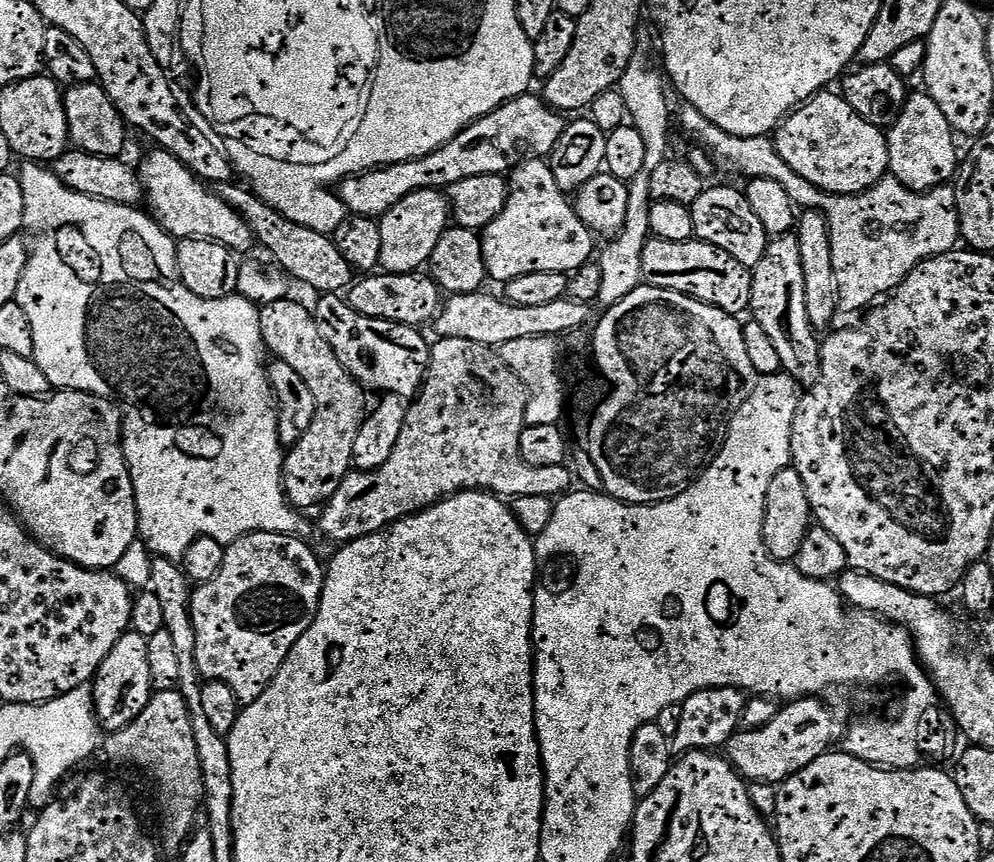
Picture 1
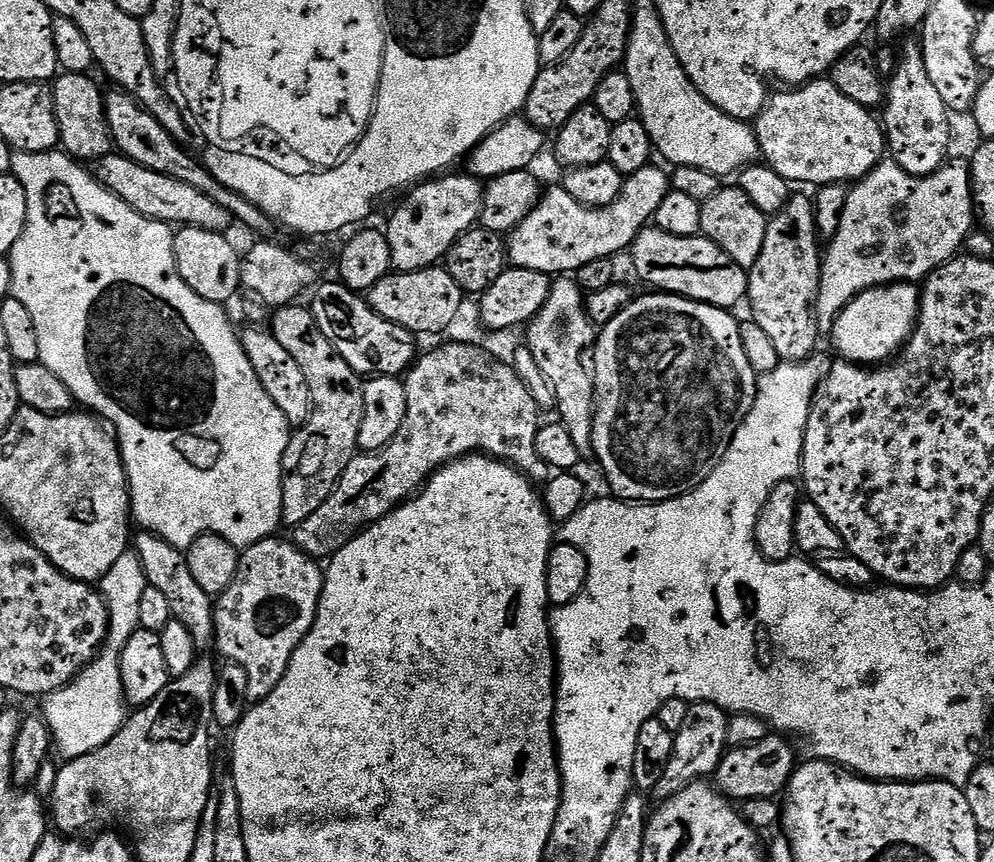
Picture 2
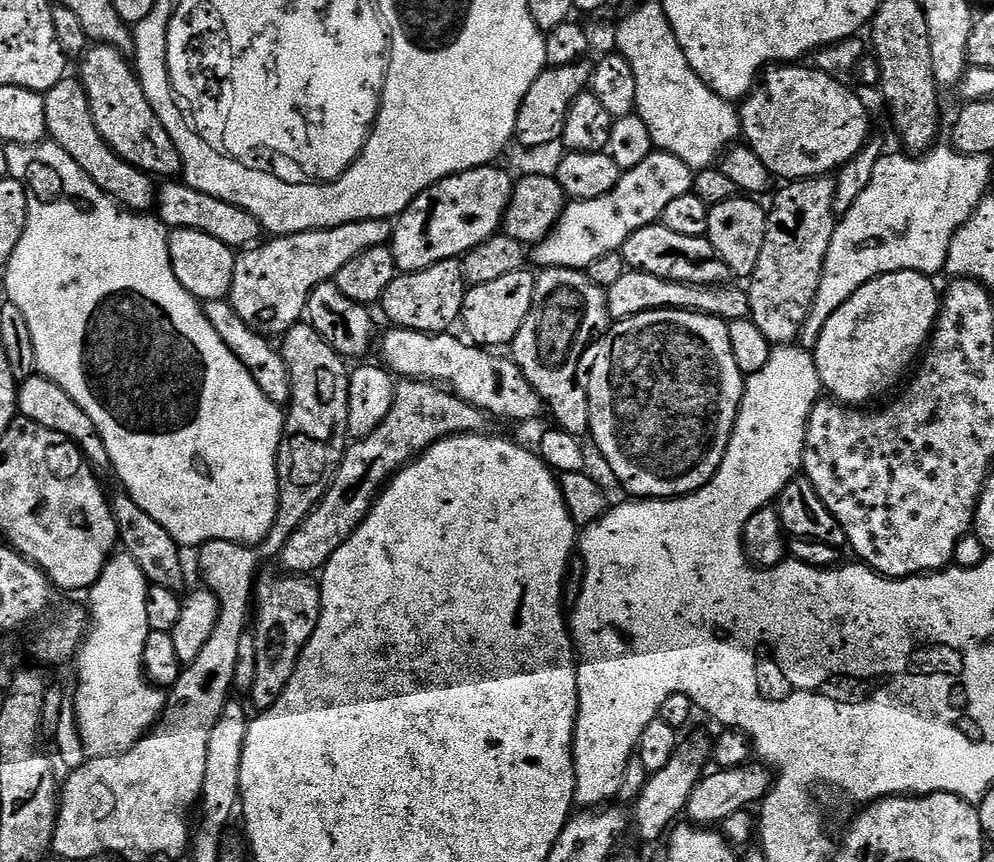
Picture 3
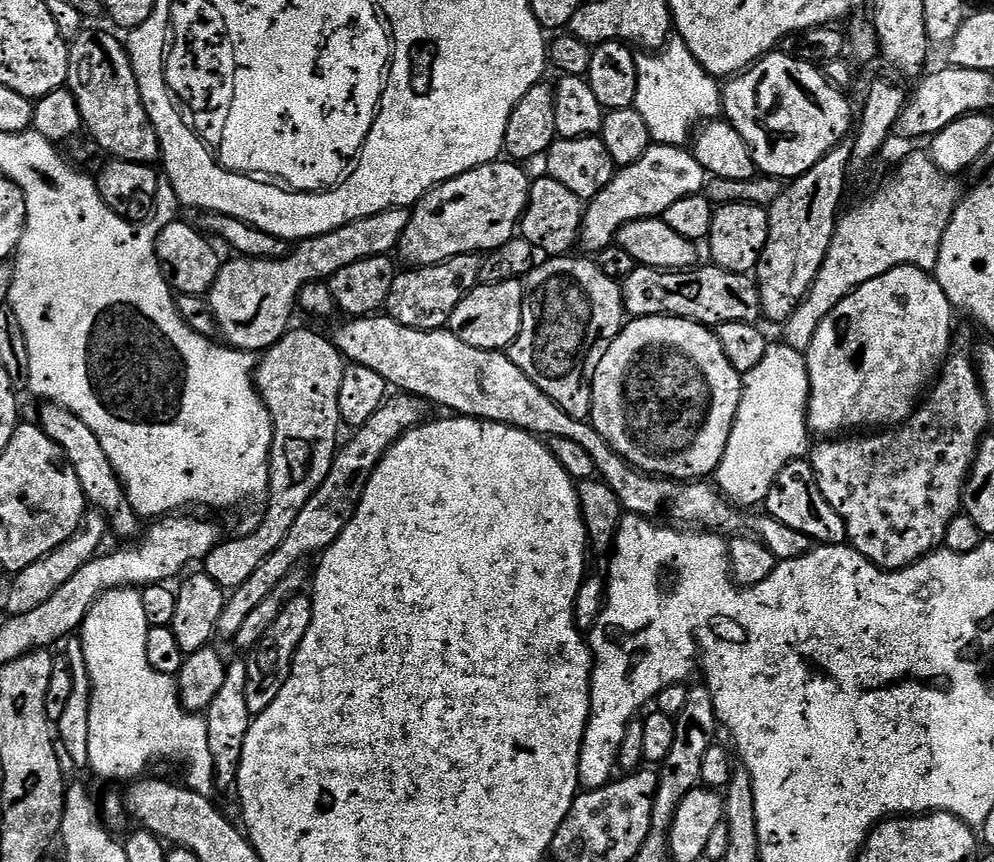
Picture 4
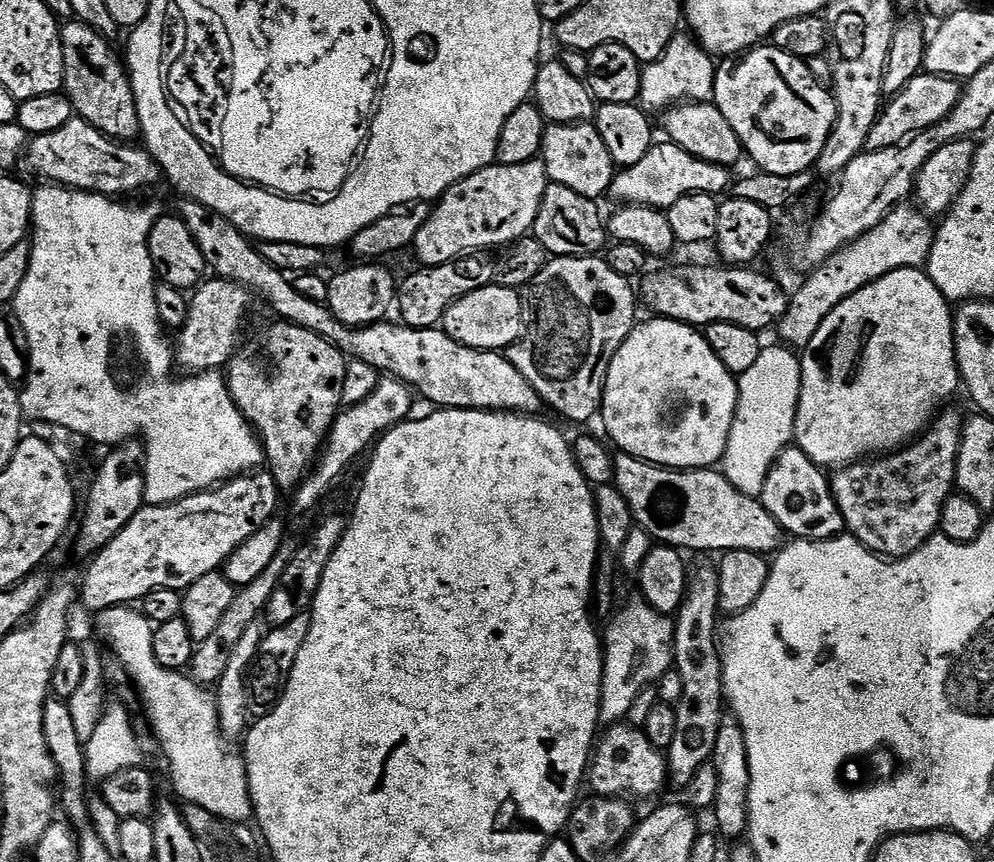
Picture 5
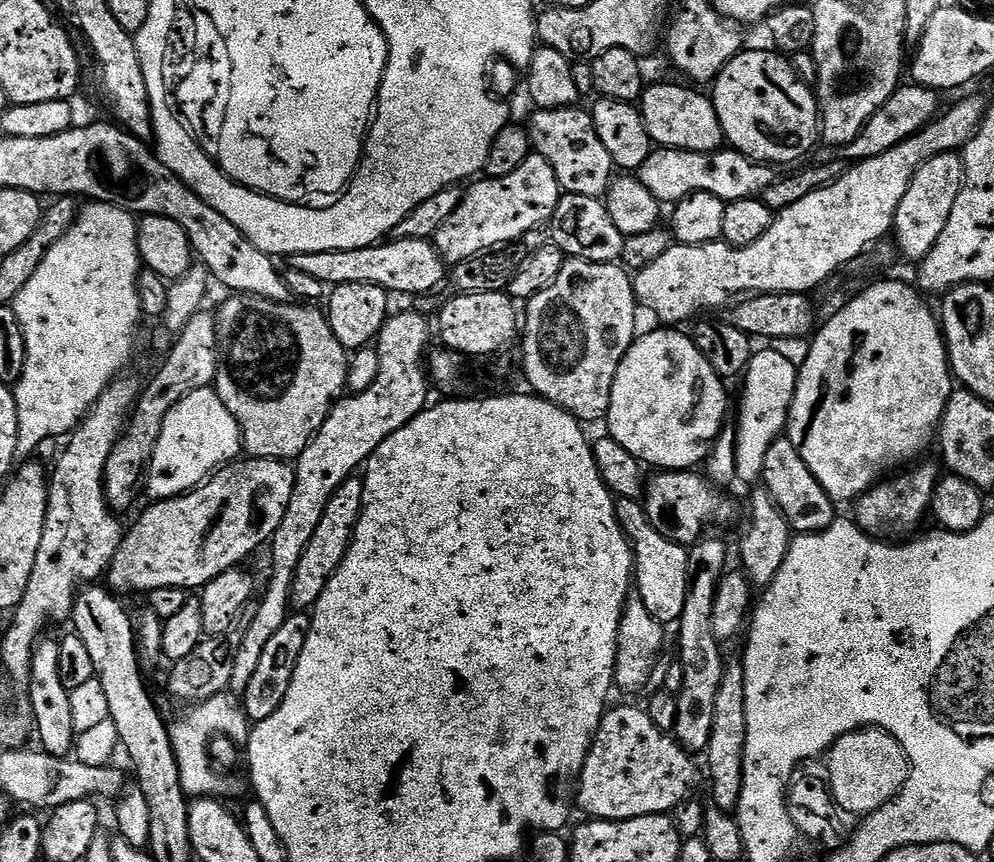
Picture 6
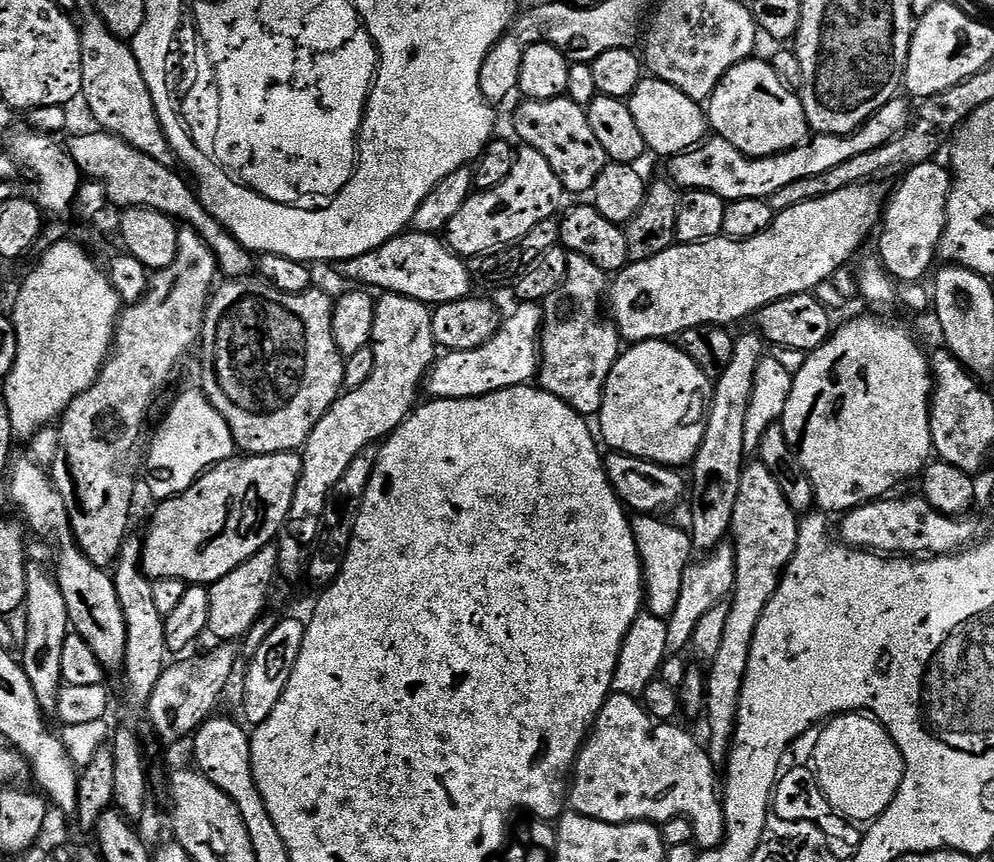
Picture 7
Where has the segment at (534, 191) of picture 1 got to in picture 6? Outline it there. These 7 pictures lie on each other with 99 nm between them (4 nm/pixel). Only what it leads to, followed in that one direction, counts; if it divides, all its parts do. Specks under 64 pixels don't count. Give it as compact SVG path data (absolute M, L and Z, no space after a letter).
M657 147L638 170L642 186L661 202L675 202L695 192L714 194L714 198L725 202L750 200L763 194L777 178L778 172L773 165L754 161L735 150L687 152L681 148Z

